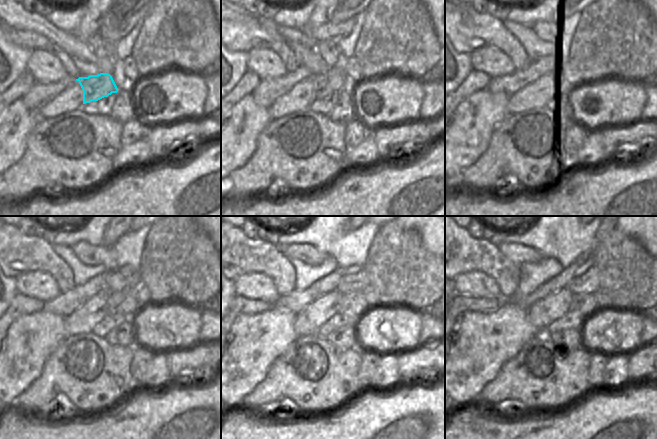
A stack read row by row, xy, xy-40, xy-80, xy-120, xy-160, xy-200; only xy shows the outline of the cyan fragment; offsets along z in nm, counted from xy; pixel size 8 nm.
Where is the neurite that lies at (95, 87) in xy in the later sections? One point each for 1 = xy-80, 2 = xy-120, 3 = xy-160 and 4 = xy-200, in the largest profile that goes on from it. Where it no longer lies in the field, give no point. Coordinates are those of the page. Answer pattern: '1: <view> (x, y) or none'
1: xy-80 (563, 77)
2: xy-120 (125, 302)
3: xy-160 (354, 302)
4: xy-200 (584, 302)

